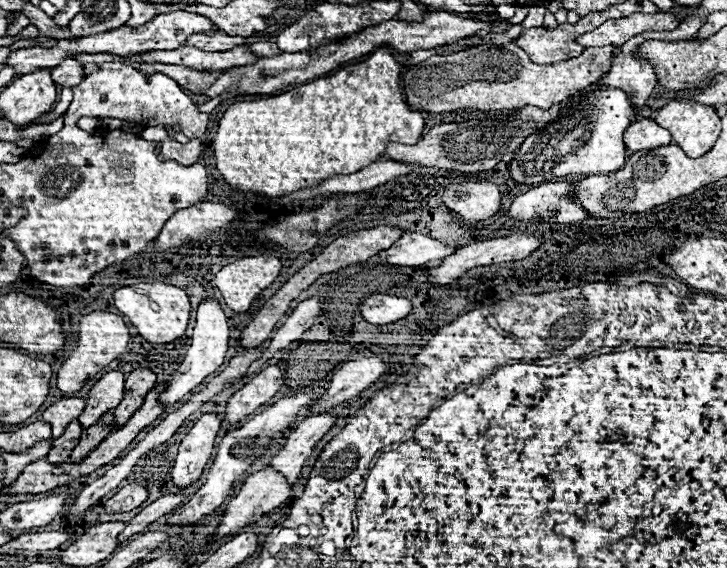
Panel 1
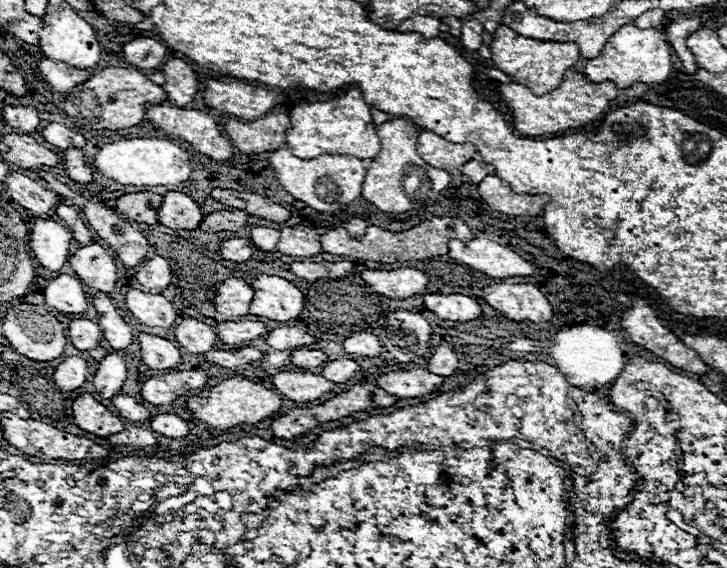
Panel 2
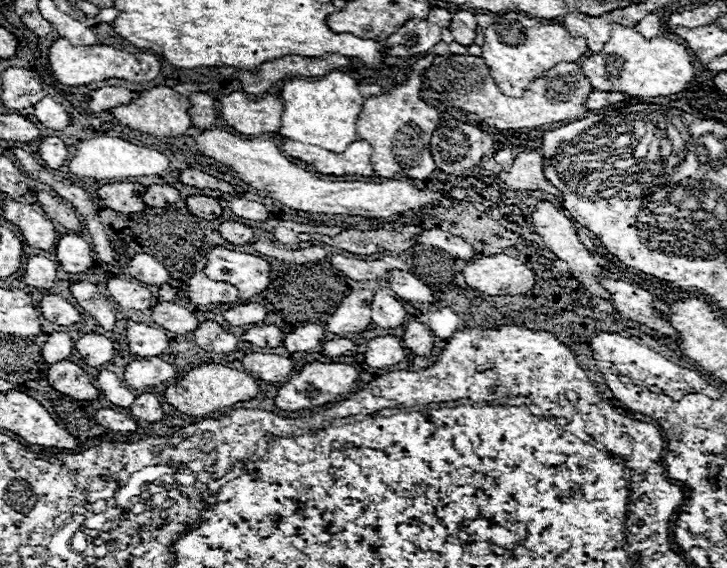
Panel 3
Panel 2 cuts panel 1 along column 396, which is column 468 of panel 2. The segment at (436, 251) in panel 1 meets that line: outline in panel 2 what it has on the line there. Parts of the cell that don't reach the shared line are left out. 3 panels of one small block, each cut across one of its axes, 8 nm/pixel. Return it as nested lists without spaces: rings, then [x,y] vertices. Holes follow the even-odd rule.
[[[486,238],[474,240],[450,240],[448,256],[480,270],[492,278],[510,278],[510,276],[528,276],[534,274],[534,266],[522,260],[516,252],[498,242]]]

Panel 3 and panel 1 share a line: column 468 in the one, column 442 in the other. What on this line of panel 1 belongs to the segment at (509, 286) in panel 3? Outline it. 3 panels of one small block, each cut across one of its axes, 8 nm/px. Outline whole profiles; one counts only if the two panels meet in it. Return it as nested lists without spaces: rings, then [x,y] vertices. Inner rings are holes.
[[[520,232],[512,234],[510,238],[494,238],[494,240],[486,240],[486,242],[468,244],[464,248],[458,248],[448,258],[444,258],[438,268],[432,268],[430,274],[428,274],[428,284],[430,286],[446,286],[446,284],[458,280],[460,276],[464,276],[464,272],[468,272],[470,268],[480,268],[480,266],[486,266],[486,264],[502,264],[502,262],[522,260],[528,254],[532,254],[538,248],[538,244],[542,244],[540,236],[528,236],[528,234],[520,234]]]

